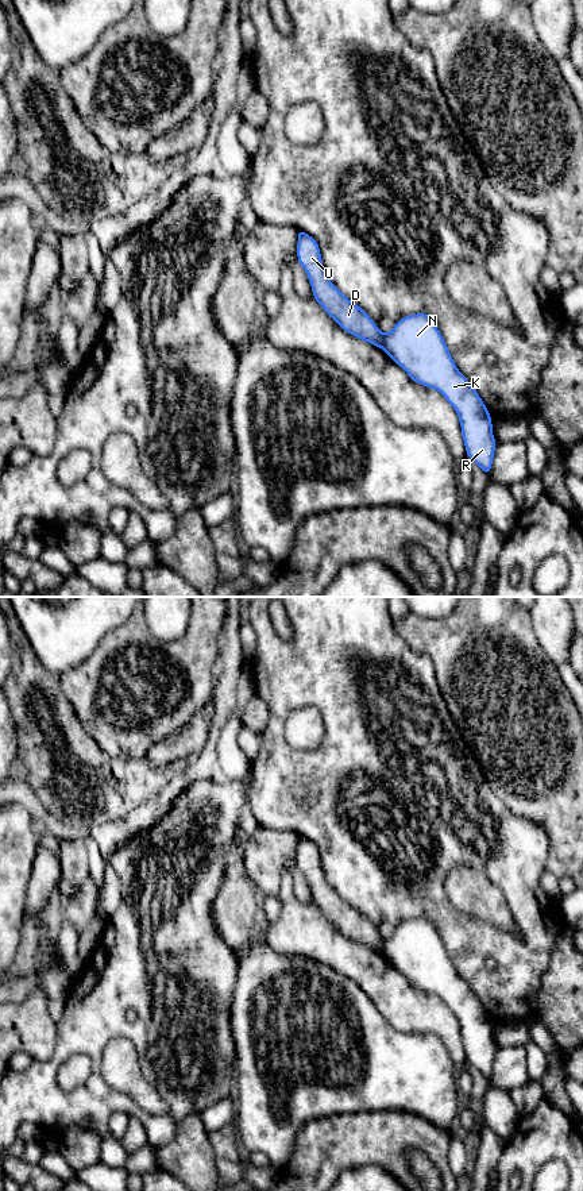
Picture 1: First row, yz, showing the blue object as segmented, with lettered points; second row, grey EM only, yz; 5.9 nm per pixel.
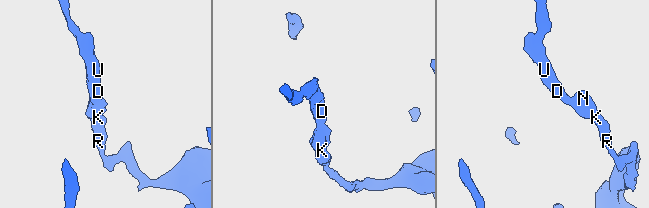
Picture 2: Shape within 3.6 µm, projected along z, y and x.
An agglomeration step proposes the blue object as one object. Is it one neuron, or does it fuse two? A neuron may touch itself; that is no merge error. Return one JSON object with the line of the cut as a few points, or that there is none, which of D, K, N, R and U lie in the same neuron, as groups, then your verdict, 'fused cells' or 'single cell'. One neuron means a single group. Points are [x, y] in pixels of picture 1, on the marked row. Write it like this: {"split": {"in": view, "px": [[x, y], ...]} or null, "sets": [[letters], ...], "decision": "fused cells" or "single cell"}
{"split": {"in": "yz", "px": [[385, 335], [381, 347]]}, "sets": [["D", "U"], ["K", "N", "R"]], "decision": "fused cells"}

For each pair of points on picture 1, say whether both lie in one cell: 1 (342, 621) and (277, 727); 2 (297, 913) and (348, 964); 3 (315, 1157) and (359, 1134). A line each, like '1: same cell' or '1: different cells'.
1: same cell
2: same cell
3: same cell

